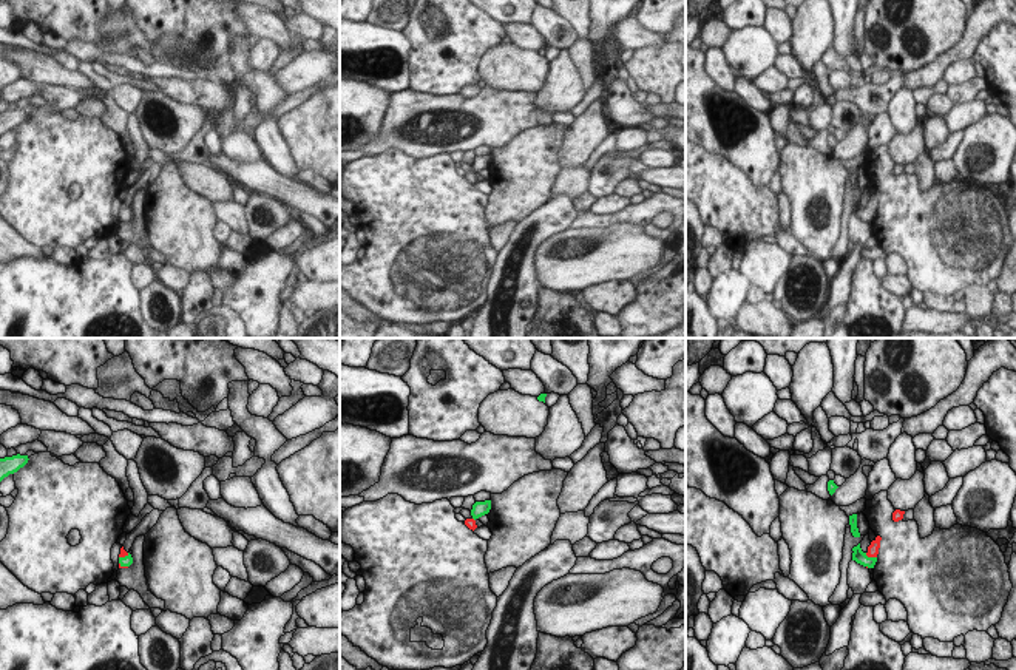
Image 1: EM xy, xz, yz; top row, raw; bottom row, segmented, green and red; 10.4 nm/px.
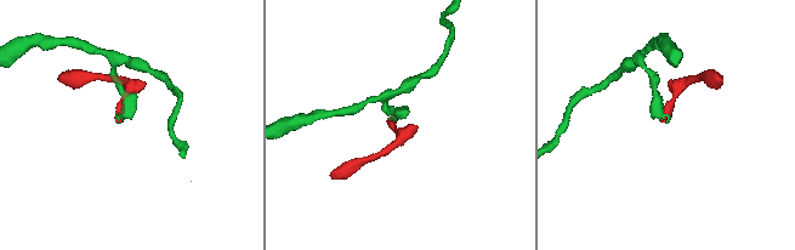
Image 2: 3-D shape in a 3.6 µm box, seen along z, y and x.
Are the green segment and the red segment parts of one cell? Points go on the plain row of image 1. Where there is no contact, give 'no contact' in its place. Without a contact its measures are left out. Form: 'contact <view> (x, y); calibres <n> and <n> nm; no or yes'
contact yz (871, 212); calibres 140 and 130 nm; yes

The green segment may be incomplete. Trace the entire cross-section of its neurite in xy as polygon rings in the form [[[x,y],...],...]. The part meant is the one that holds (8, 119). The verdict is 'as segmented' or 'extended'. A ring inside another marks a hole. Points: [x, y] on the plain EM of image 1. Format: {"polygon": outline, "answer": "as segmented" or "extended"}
{"polygon": [[[12,110],[0,113],[0,136],[8,131],[9,128],[17,127],[20,122],[23,122],[28,117],[28,110]]], "answer": "as segmented"}

